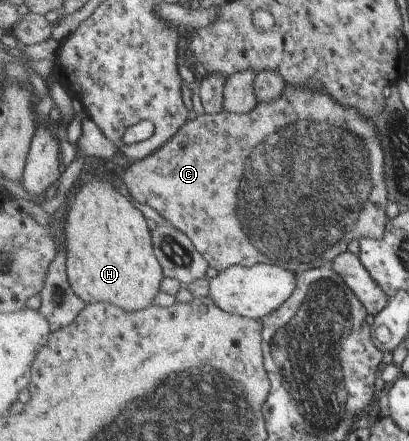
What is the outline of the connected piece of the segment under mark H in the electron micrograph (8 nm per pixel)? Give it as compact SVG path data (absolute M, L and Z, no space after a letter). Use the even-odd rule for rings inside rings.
M101 178L82 182L77 192L73 194L63 226L71 288L85 304L110 302L125 312L149 308L162 291L164 270L155 254L145 214L111 182Z

